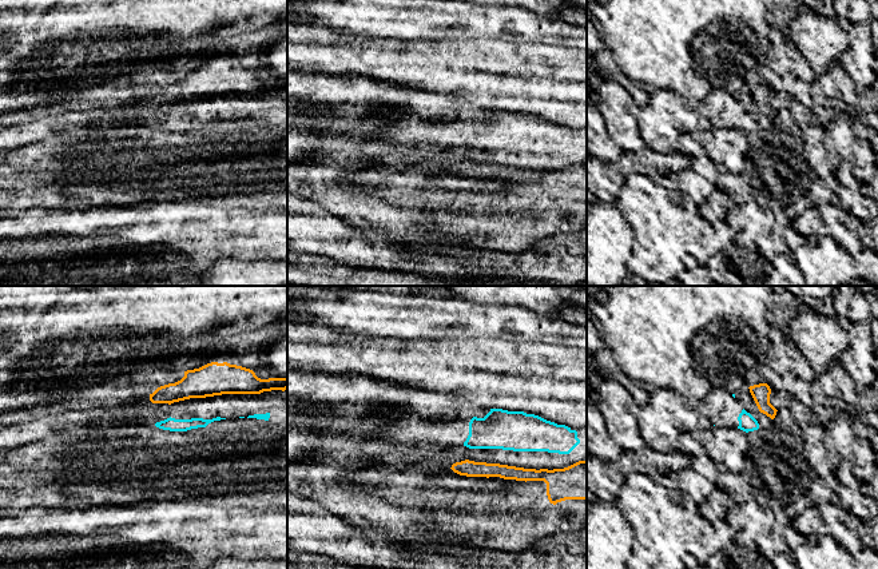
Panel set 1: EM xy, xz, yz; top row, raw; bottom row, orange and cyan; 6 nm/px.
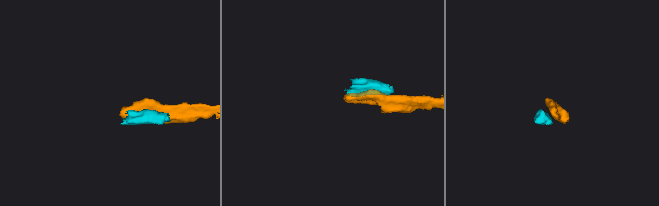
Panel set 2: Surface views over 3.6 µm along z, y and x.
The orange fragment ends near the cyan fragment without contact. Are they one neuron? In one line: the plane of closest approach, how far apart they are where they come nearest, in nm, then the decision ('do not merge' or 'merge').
yz | 60 nm | do not merge

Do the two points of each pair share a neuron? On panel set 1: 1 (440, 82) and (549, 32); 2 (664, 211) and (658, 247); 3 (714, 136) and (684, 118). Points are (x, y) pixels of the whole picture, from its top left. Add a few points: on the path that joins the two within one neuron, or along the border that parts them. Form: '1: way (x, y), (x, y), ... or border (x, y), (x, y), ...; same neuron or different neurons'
1: border (497, 39), (519, 43), (556, 44), (559, 47); different neurons
2: way (658, 221), (658, 238); same neuron
3: border (698, 128), (691, 134); different neurons

